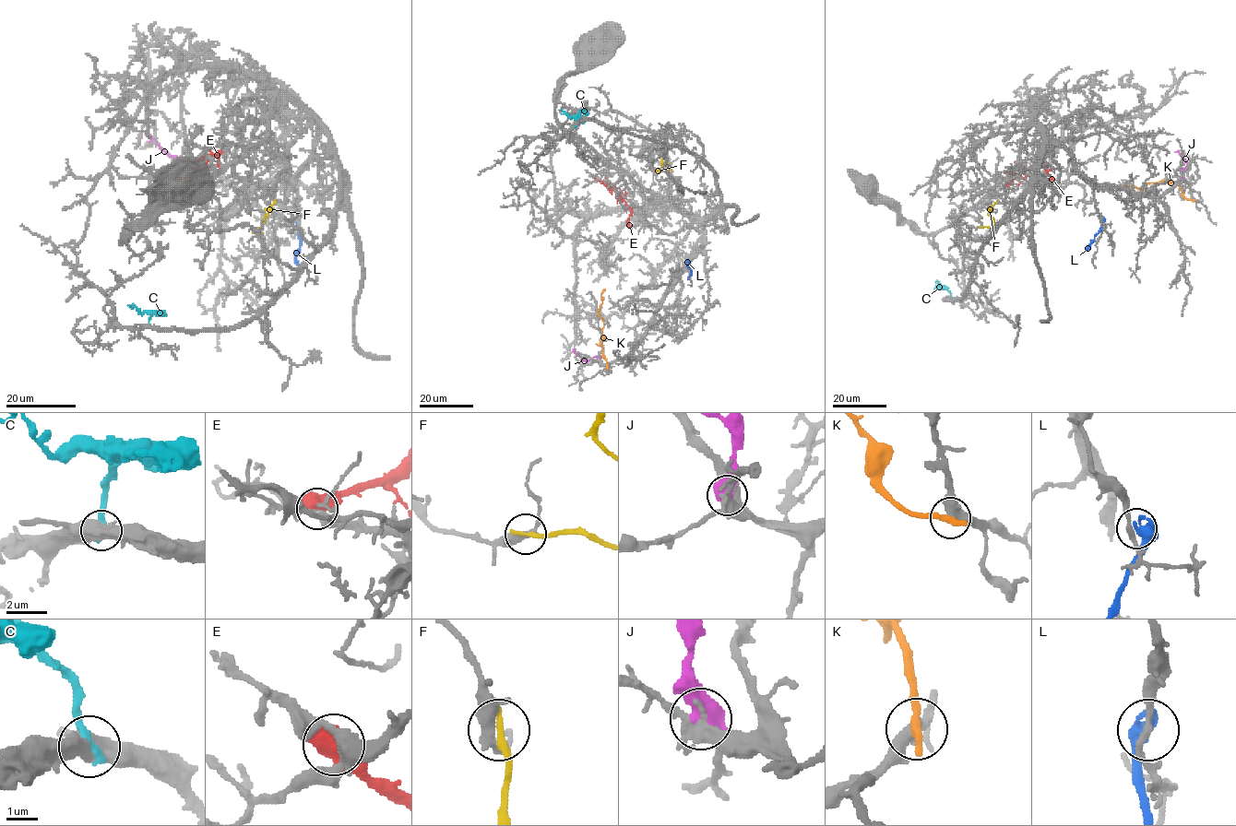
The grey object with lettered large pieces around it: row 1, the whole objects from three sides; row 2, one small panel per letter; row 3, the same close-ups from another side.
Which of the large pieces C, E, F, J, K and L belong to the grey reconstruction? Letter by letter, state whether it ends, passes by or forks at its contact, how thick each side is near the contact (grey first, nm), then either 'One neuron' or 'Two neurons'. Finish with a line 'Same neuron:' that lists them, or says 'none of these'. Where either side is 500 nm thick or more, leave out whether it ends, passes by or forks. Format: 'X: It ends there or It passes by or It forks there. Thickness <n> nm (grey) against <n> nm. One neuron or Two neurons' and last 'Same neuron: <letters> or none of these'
C: Thickness 650 nm (grey) against 360 nm. Two neurons
E: Thickness 360 nm (grey) against 850 nm. Two neurons
F: It ends there. Thickness 400 nm (grey) against 260 nm. Two neurons
J: Thickness 400 nm (grey) against 750 nm. Two neurons
K: It ends there. Thickness 440 nm (grey) against 360 nm. Two neurons
L: Thickness 200 nm (grey) against 550 nm. Two neurons
Same neuron: none of these

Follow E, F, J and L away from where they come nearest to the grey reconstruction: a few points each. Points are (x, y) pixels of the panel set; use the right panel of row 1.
E: (1004, 186), (1026, 169), (1041, 164), (1051, 177), (1047, 181)
F: (980, 227), (995, 227), (989, 209), (997, 201)
J: (1183, 180), (1182, 168), (1187, 162), (1178, 151), (1175, 152)
L: (1102, 219), (1094, 241), (1085, 250)

